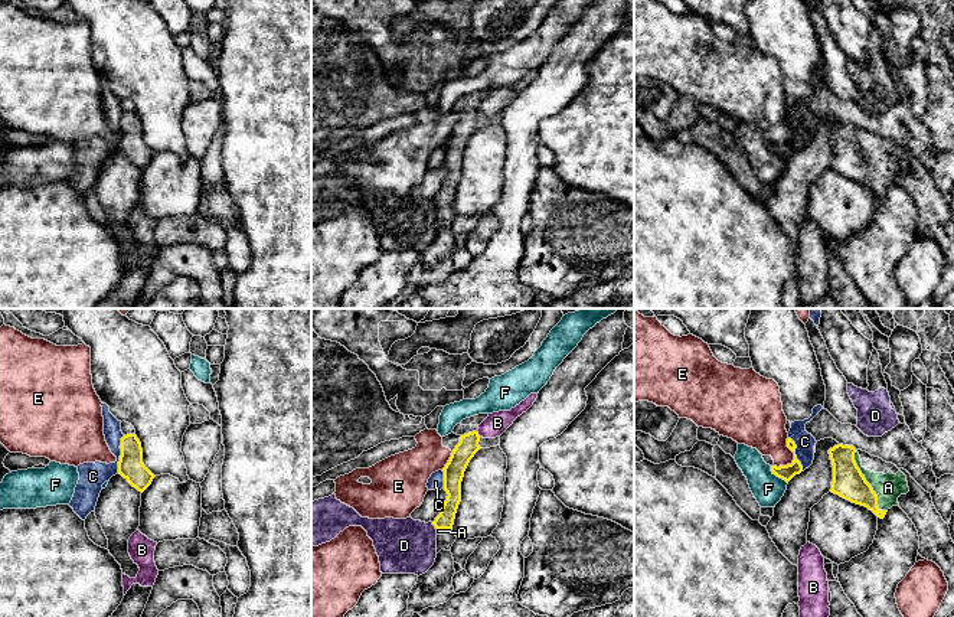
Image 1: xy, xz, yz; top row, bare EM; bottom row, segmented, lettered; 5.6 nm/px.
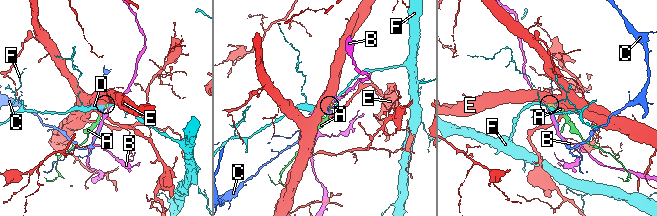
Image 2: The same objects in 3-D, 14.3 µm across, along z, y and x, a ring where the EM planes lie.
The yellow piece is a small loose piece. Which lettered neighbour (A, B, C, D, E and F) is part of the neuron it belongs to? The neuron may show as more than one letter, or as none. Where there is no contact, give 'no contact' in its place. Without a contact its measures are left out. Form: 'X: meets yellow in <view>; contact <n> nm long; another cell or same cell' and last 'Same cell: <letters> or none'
A: meets yellow in yz; contact 380 nm long; same cell
B: meets yellow in xz; contact 40 nm long; another cell
C: meets yellow in xy; contact 220 nm long; another cell
D: meets yellow in xz; contact 50 nm long; another cell
E: meets yellow in yz; contact 190 nm long; another cell
F: meets yellow in yz; contact 140 nm long; another cell
Same cell: A

